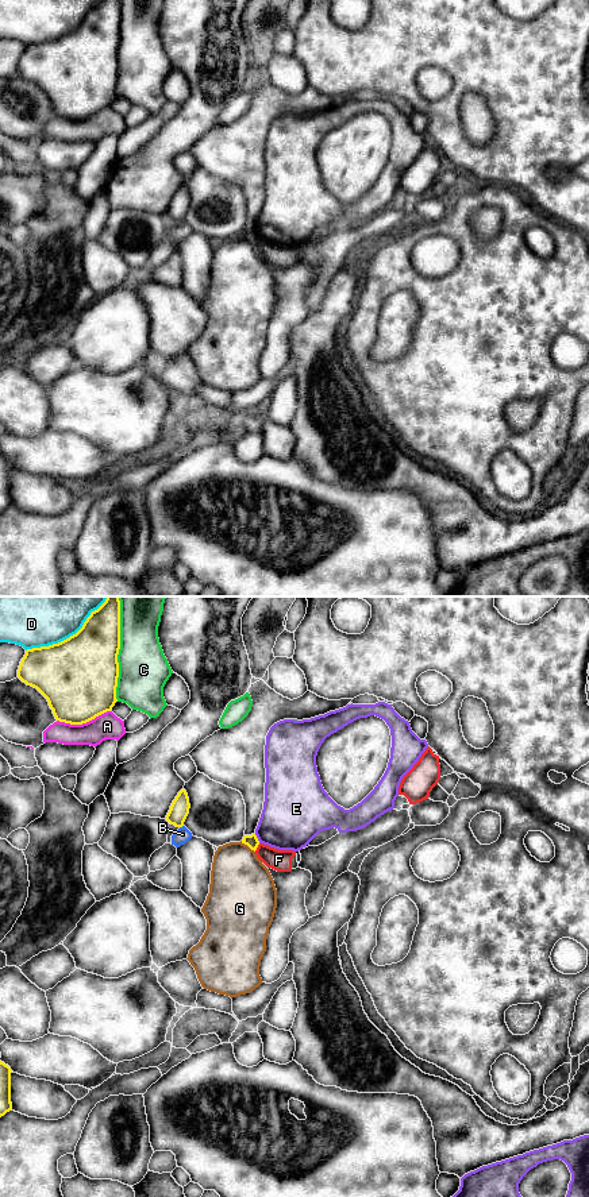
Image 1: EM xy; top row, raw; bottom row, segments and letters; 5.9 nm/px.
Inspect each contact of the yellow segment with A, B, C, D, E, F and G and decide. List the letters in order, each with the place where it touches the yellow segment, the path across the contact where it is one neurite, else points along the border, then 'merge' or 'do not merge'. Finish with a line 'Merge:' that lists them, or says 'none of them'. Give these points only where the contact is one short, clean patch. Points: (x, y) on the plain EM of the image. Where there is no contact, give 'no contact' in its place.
A: xy (83, 118) | do not merge
B: xy (181, 221) | do not merge
C: xy (118, 49) | do not merge
D: xy (66, 34) | do not merge
E: xy (257, 234) | do not merge
F: xy (257, 242) | along xy (260, 239), (254, 246) | do not merge
G: xy (247, 240) | do not merge
Merge: none of them

